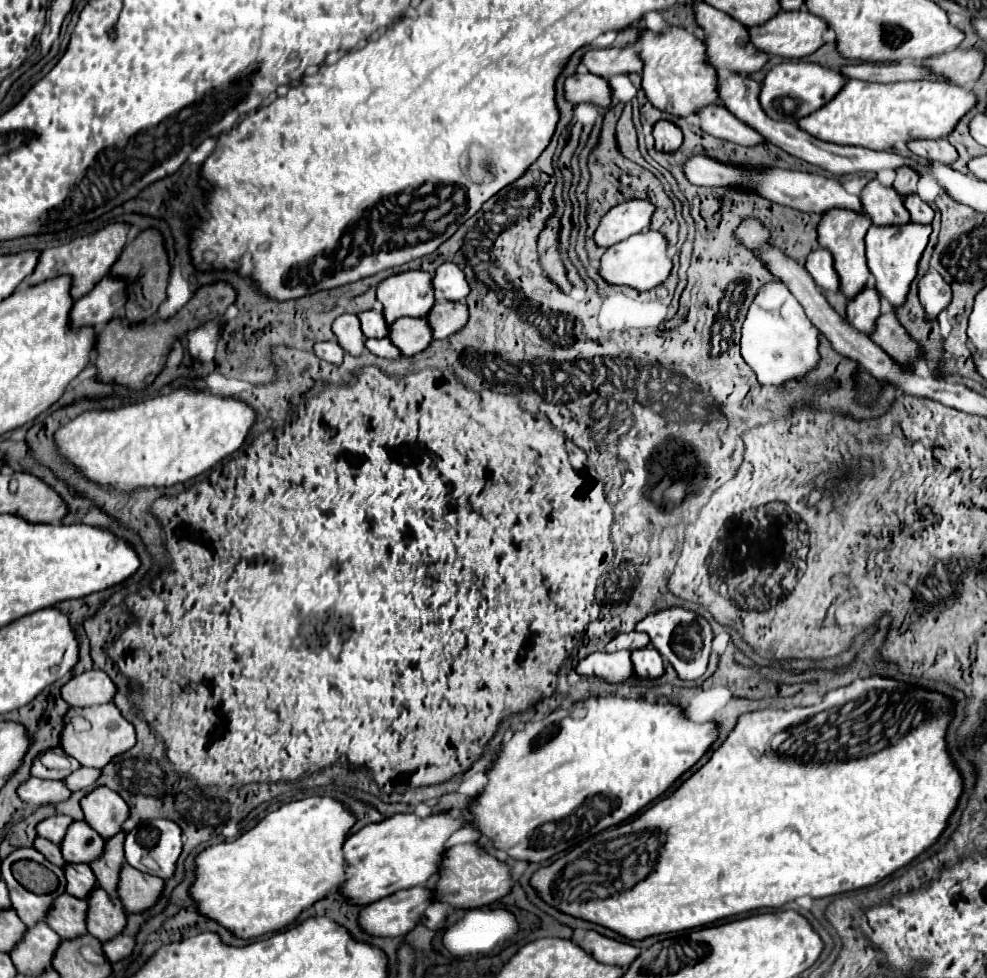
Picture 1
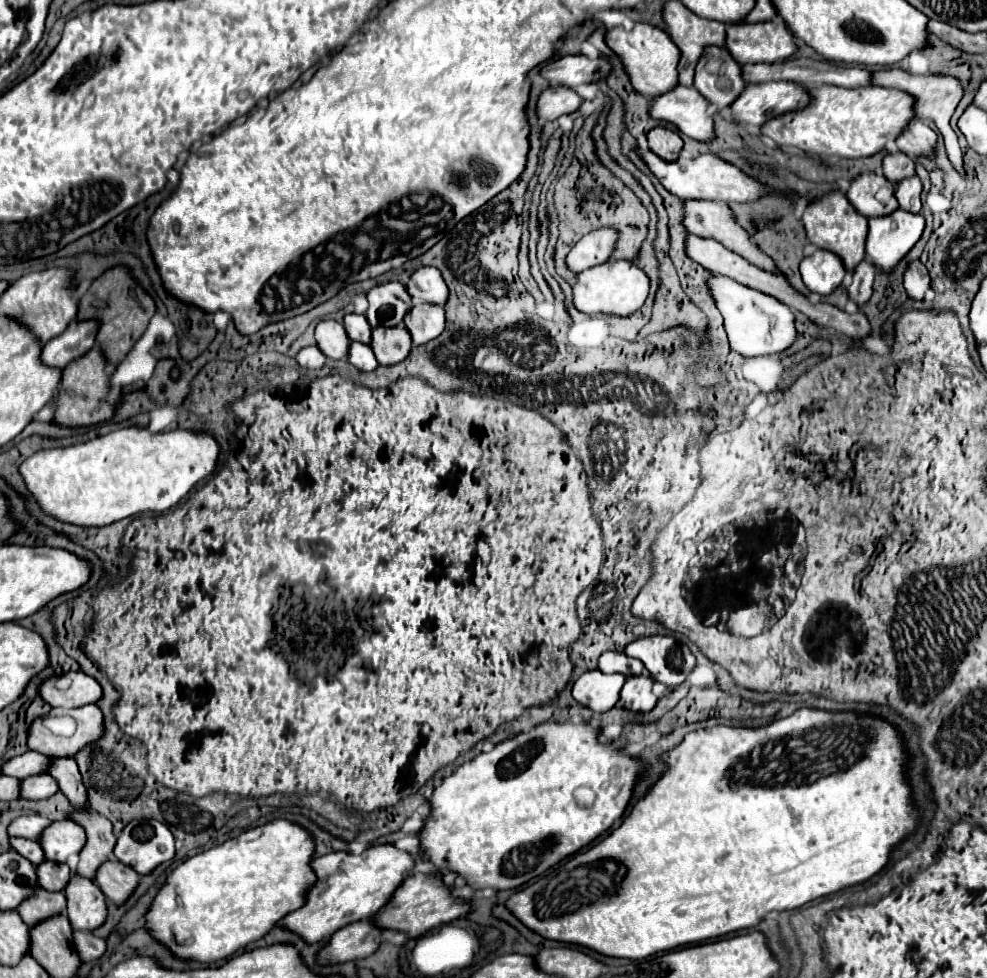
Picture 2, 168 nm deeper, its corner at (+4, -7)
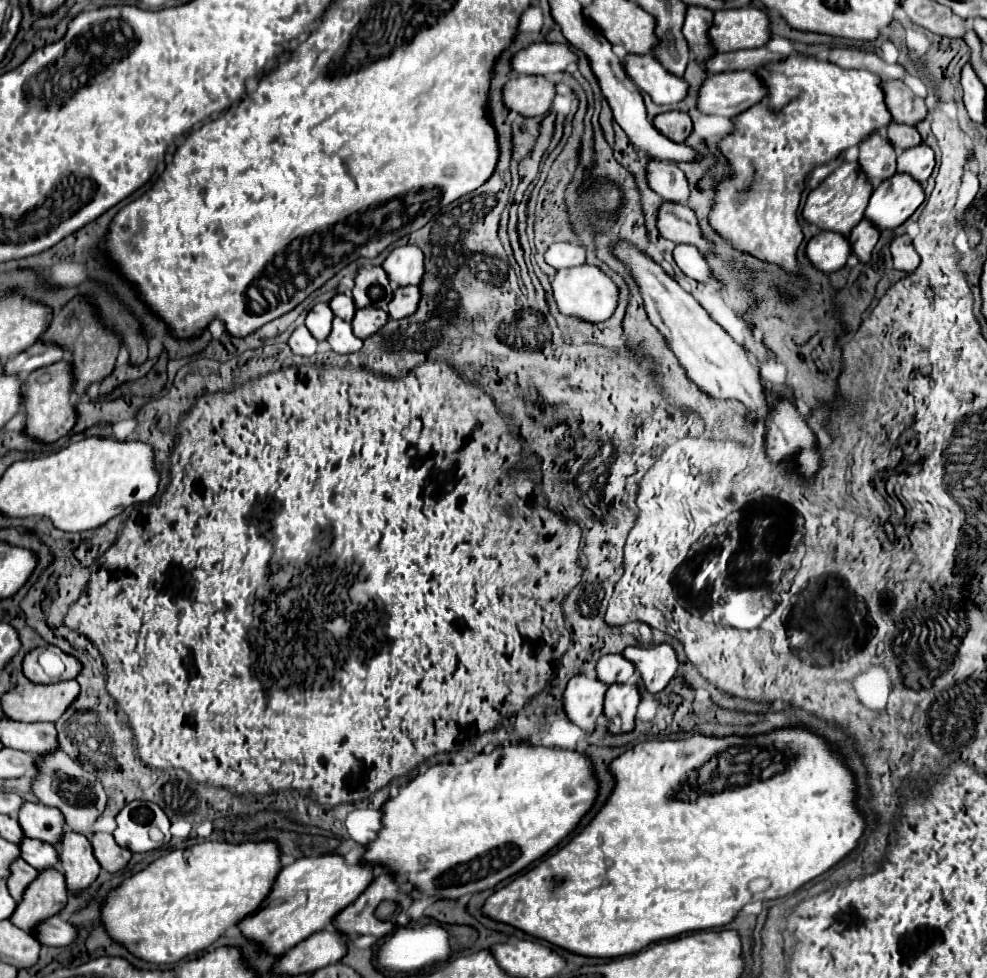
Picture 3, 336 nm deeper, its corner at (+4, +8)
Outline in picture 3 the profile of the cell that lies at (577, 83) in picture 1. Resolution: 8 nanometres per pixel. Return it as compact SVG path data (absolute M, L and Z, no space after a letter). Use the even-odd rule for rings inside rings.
M518 76L504 84L502 102L508 112L542 116L554 98L554 84L542 76Z

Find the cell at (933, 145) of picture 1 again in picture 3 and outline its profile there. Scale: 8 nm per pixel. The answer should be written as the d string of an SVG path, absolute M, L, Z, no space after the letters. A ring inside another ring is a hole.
M900 80L882 82L882 90L886 96L886 106L888 106L894 122L916 124L922 118L926 118L926 114L928 114L926 100L918 98L904 82L900 82Z

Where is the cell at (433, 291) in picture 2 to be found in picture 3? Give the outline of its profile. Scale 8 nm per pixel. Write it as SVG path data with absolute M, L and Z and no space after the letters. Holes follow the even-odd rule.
M400 246L388 254L388 258L382 262L382 268L392 284L418 286L424 274L424 254L416 246Z

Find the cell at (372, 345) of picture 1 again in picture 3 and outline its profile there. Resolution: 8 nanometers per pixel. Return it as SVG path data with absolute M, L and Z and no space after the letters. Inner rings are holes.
M334 318L332 332L328 334L326 342L336 354L352 354L352 352L358 352L358 348L362 348L362 340L358 340L350 332L350 324L344 322L342 318Z

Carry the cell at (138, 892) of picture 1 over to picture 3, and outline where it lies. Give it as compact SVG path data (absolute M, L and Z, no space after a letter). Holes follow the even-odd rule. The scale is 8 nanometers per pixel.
M96 832L92 836L92 848L94 848L94 856L100 862L100 866L106 872L118 872L122 870L128 860L132 858L132 852L128 848L120 848L114 840L112 834L106 832Z

